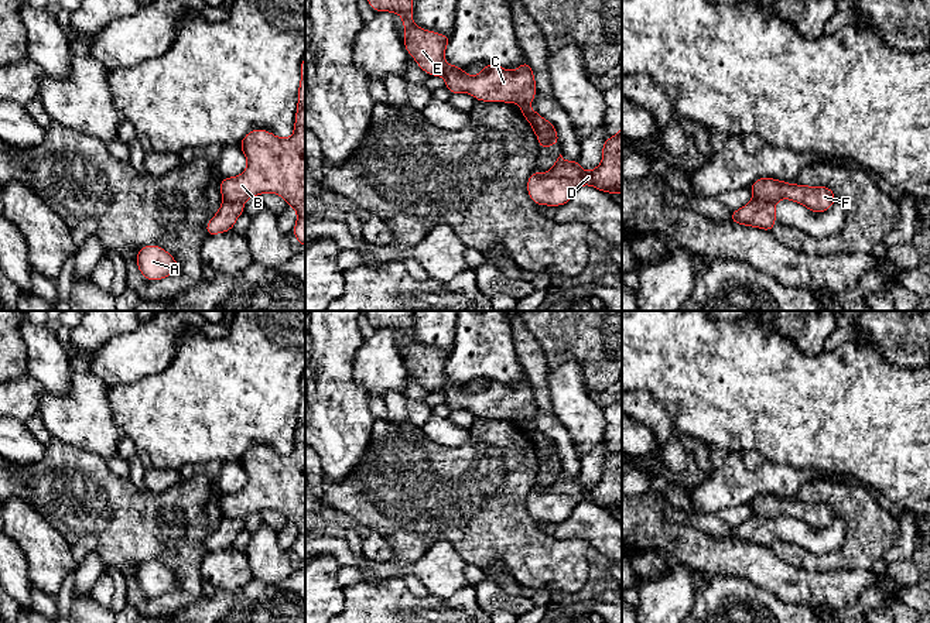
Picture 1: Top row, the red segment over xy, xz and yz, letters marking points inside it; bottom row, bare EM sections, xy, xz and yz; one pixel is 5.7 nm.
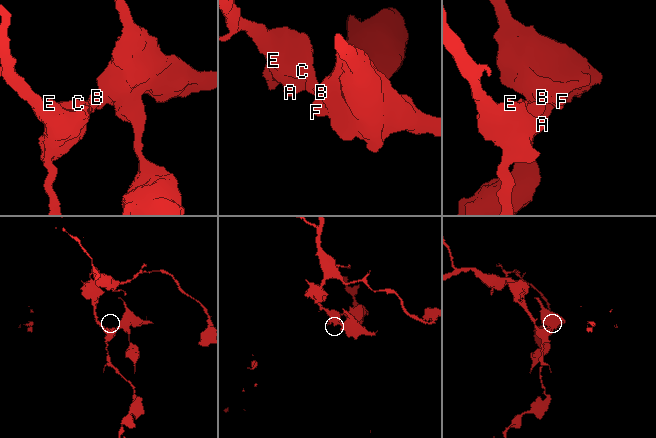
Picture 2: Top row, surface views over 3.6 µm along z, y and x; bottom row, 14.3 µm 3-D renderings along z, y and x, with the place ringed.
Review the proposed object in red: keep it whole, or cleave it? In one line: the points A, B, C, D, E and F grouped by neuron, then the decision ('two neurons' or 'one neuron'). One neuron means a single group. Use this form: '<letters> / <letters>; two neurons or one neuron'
A C E / B D F; two neurons

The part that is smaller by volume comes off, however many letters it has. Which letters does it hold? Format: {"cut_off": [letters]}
{"cut_off": ["B", "D", "F"]}

